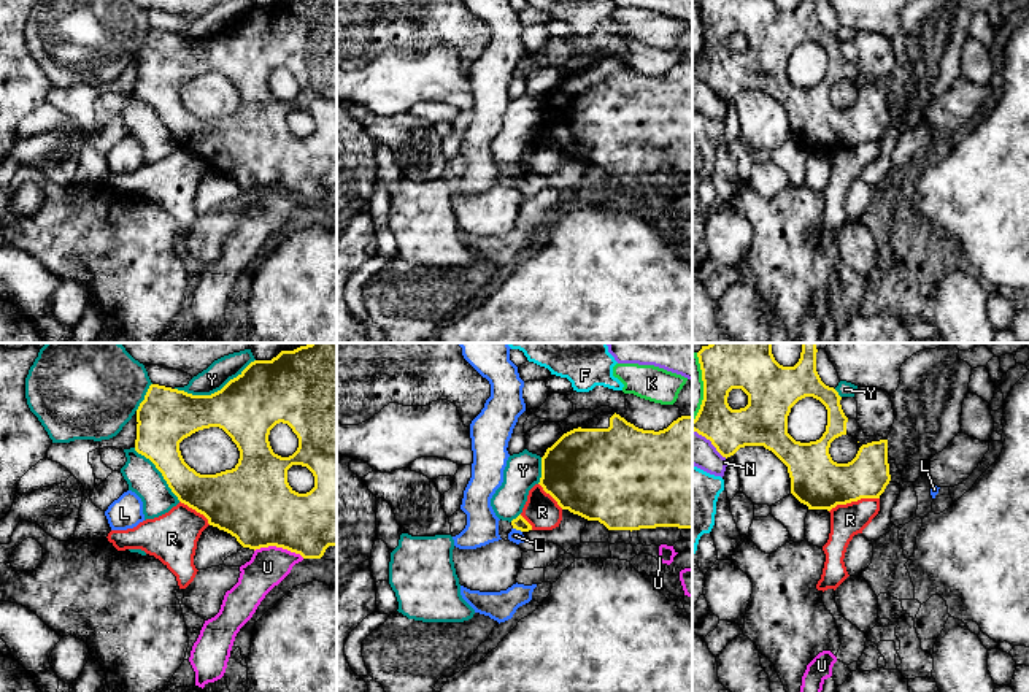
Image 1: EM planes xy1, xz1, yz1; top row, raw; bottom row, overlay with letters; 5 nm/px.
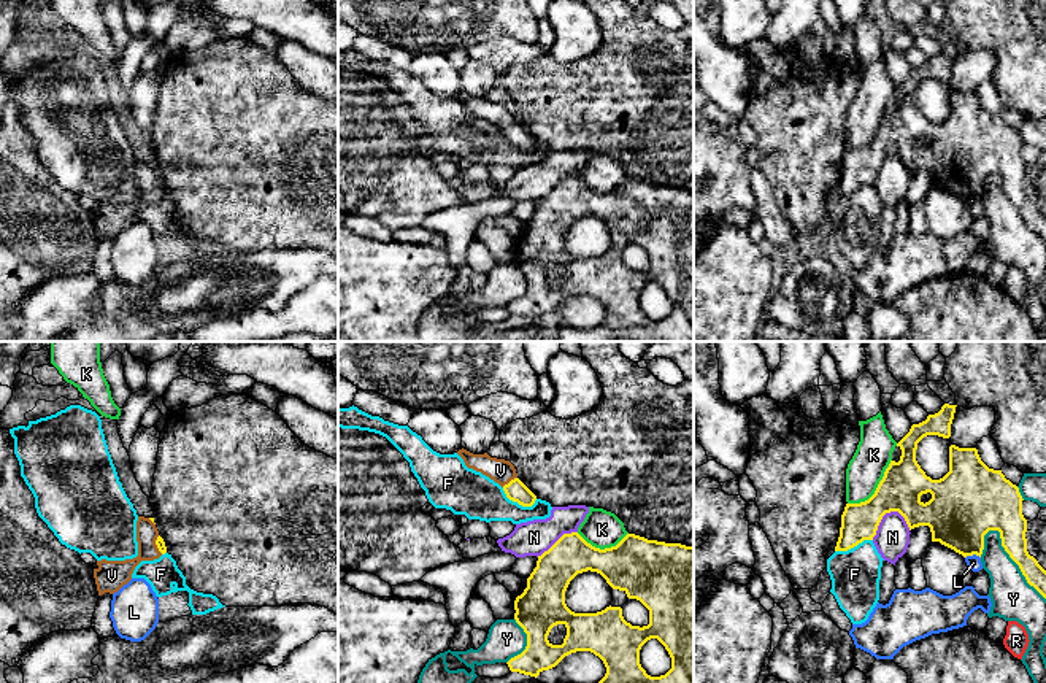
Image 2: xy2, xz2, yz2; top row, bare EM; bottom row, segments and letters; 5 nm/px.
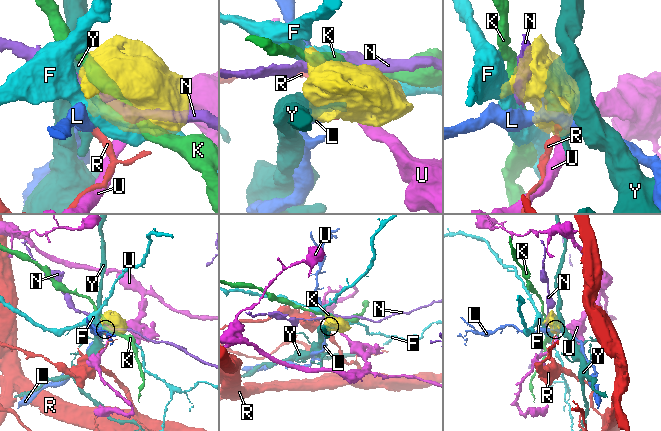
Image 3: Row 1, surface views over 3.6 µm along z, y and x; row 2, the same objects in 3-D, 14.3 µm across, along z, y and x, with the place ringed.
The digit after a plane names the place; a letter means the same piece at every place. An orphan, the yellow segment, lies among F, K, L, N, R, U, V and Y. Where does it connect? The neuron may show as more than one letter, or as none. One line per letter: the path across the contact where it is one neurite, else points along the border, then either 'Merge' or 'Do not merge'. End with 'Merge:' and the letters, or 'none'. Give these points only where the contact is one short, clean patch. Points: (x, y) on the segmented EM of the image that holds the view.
F: Do not merge
K: Do not merge
L: Boundary: yz2 (980, 556), (969, 555), (965, 558). Do not merge
N: Do not merge
R: Boundary: yz1 (878, 497), (861, 497), (837, 503), (829, 511). Do not merge
U: Boundary: xy1 (254, 549), (278, 546), (299, 553), (304, 557). Do not merge
V: Path across: xz2 (516, 491), (510, 482), (500, 470). Merge
Y: Do not merge
Merge: V

